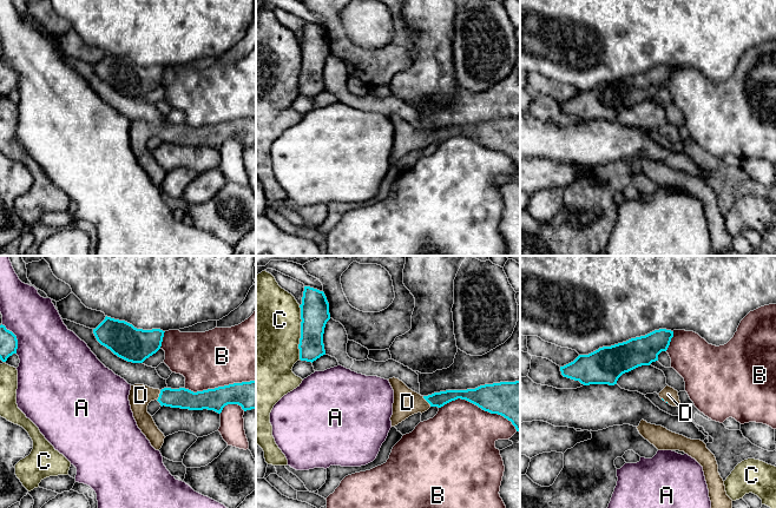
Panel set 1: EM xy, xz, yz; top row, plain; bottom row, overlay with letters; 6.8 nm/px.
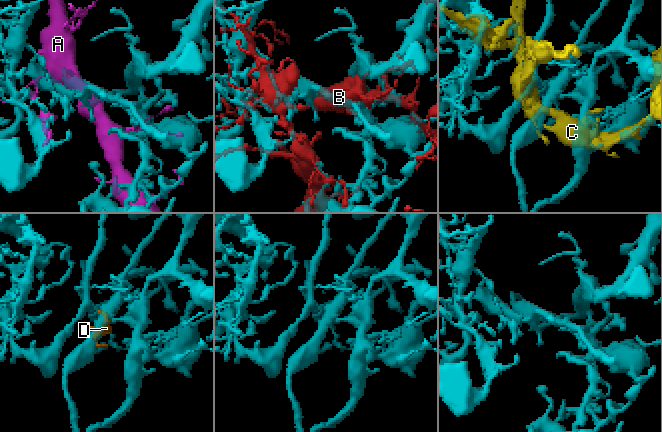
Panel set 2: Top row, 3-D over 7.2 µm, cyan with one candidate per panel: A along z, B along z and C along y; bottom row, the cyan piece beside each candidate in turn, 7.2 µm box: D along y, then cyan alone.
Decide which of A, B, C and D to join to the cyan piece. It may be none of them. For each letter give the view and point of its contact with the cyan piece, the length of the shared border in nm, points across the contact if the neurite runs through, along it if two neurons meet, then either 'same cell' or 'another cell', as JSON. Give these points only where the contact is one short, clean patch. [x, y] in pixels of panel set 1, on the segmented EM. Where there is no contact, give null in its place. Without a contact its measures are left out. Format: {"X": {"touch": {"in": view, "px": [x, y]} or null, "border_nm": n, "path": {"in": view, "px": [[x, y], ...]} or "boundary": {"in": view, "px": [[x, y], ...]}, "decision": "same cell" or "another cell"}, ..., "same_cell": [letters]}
{"A": {"touch": {"in": "xy", "px": [15, 337]}, "border_nm": 240, "decision": "another cell"}, "B": {"touch": {"in": "xz", "px": [479, 407]}, "border_nm": 550, "decision": "another cell"}, "C": {"touch": {"in": "xz", "px": [301, 332]}, "border_nm": 360, "decision": "another cell"}, "D": {"touch": {"in": "xz", "px": [426, 400]}, "border_nm": 90, "path": {"in": "xz", "px": [[439, 400], [426, 400], [407, 402]]}, "decision": "same cell"}, "same_cell": ["D"]}

